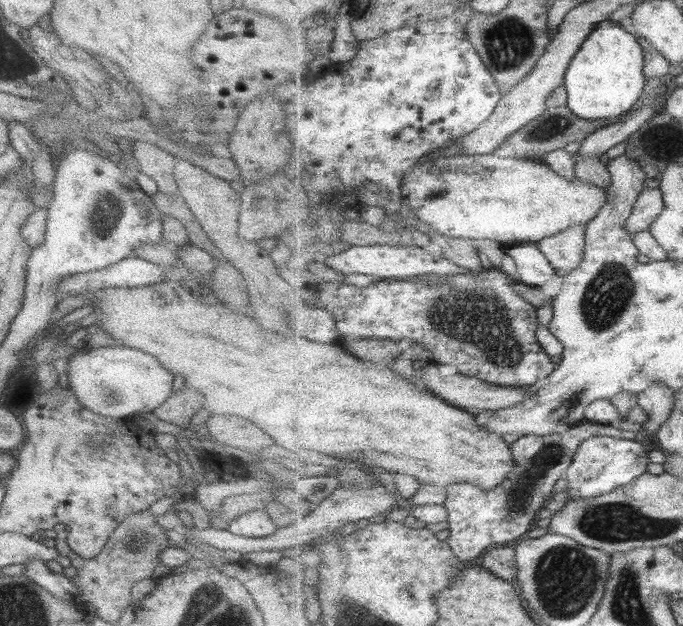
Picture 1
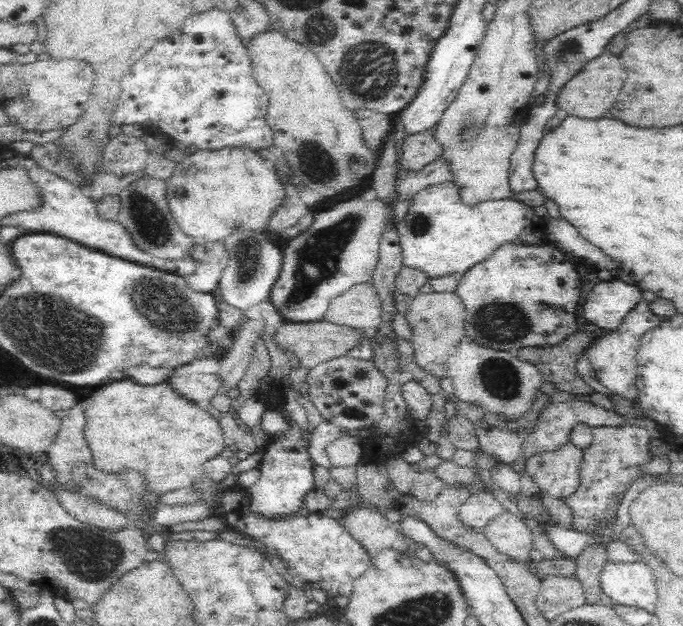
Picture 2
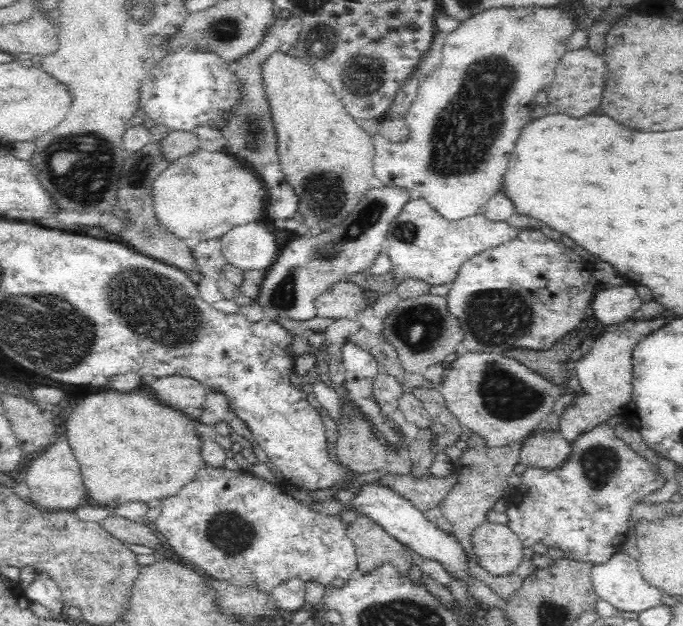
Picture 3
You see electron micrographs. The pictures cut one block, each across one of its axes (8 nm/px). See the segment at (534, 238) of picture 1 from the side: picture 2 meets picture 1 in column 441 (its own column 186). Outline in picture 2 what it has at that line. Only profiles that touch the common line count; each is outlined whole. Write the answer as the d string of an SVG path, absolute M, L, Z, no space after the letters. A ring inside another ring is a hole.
M247 147L197 151L176 165L166 183L171 216L195 241L222 241L234 232L266 232L274 212L287 197L276 170L266 168L257 150Z

